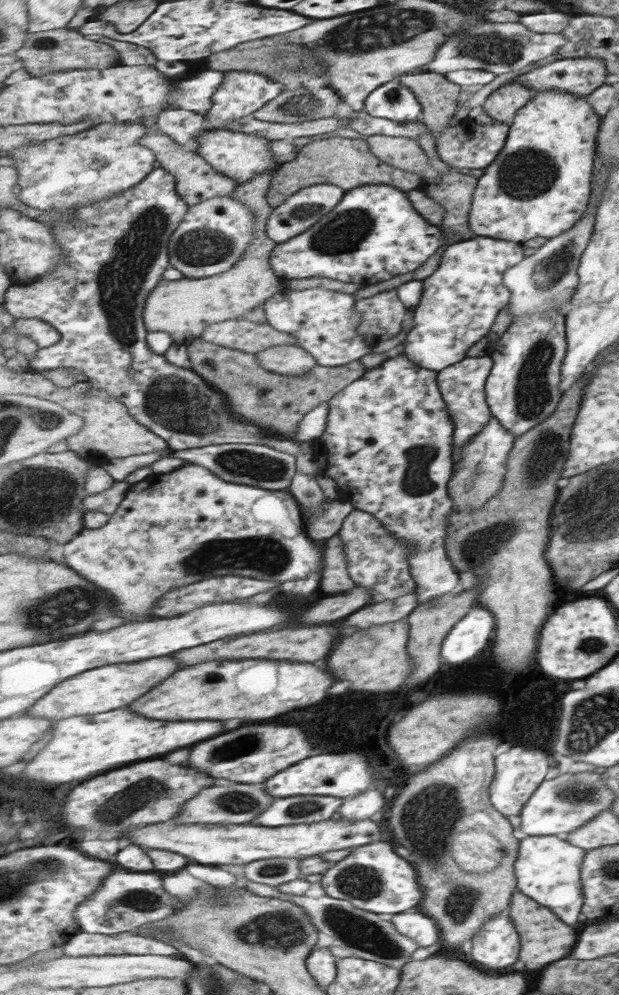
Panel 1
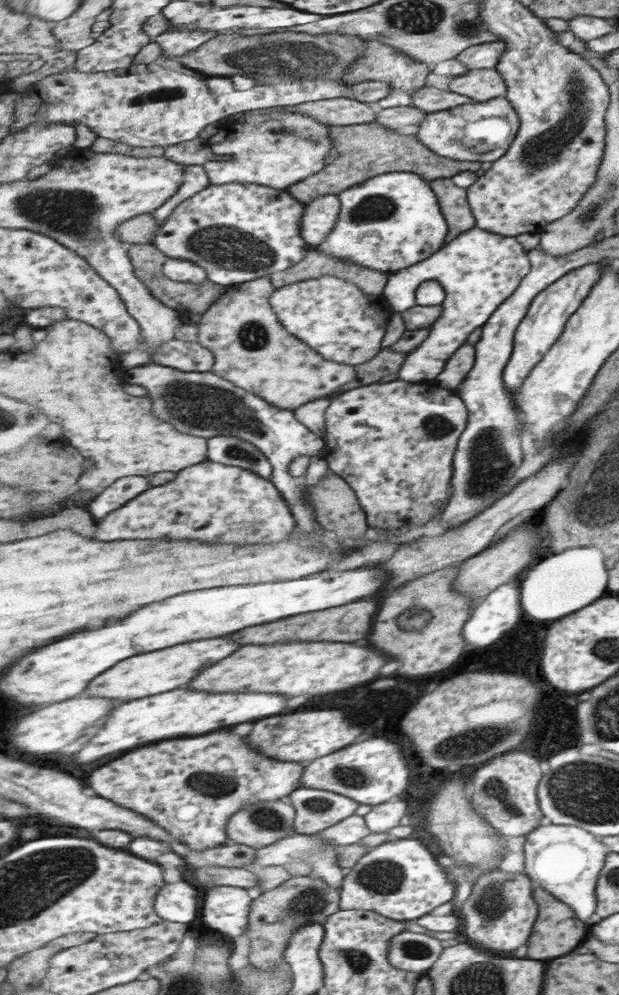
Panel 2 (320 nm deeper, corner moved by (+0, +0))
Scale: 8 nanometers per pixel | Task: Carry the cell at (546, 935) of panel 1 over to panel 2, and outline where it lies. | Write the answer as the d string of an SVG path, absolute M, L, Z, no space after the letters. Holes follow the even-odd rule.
M535 886L534 896L541 910L541 916L537 920L537 928L533 930L533 936L529 940L529 958L533 960L549 960L549 958L559 958L576 950L588 938L587 932L591 934L591 927L583 924L579 920L576 912L573 912L565 902L557 900L553 893L545 890L541 886ZM589 926L589 928L587 928Z

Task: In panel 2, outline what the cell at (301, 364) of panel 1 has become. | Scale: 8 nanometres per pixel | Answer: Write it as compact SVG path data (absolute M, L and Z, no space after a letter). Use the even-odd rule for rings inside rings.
M269 277L231 285L228 291L221 295L220 299L202 315L196 339L215 355L213 373L225 377L239 388L244 388L264 398L276 407L295 411L308 402L331 396L342 386L355 380L357 372L355 372L355 367L350 364L327 360L320 352L305 344L305 341L297 338L284 327L284 324L281 324L270 301L276 289Z

